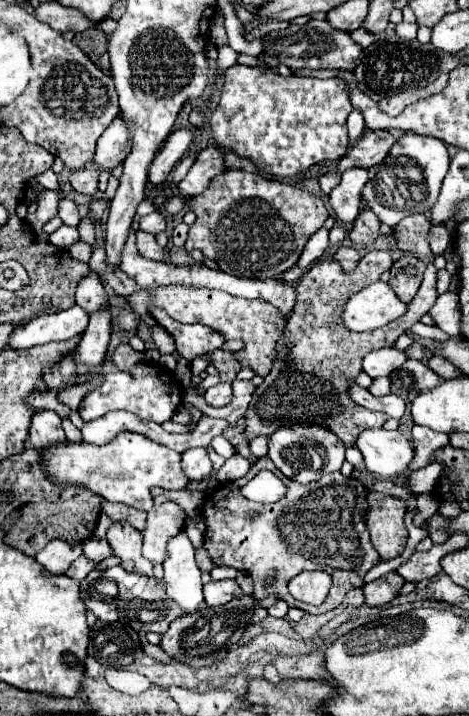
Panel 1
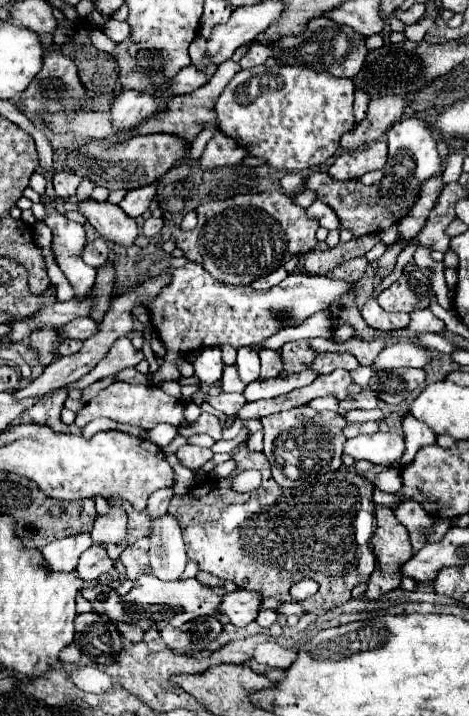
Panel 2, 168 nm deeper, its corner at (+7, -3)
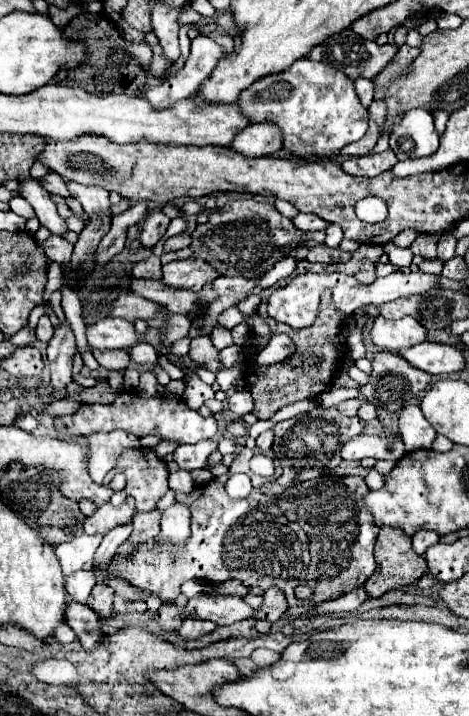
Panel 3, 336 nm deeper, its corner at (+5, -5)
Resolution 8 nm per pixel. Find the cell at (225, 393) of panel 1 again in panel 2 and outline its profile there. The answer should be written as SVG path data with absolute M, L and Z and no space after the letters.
M198 392L198 394L194 394L194 400L196 400L196 398L202 398L202 400L208 402L212 408L222 410L222 412L228 414L228 416L236 416L238 410L246 404L244 394L226 394L226 392L222 392L222 394L218 394L218 396L206 396L204 392Z

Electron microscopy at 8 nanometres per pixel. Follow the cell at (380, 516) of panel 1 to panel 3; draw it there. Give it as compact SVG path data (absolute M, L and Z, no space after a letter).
M382 526L380 528L374 556L376 556L376 564L378 564L378 574L372 574L368 578L368 584L364 586L364 590L372 598L378 598L378 596L382 596L394 588L414 584L426 574L426 560L412 550L410 536L406 536L400 528L394 528L394 526Z

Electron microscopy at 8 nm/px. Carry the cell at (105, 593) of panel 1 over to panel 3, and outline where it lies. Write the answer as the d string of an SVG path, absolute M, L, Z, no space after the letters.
M196 594L184 606L184 620L186 618L200 618L212 620L218 626L230 626L238 620L246 620L252 616L252 608L238 596L210 596L210 594Z

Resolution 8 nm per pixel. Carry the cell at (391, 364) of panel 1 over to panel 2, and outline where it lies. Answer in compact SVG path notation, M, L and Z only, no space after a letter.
M396 342L392 346L386 346L376 362L372 364L374 370L392 370L402 366L412 368L424 368L432 360L430 350L414 344L414 342Z

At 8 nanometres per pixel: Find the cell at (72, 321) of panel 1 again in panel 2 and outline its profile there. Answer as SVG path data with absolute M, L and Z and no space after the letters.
M76 318L70 324L58 328L58 334L62 338L76 338L76 340L84 340L90 338L92 334L96 334L98 330L98 322L92 322L92 318Z

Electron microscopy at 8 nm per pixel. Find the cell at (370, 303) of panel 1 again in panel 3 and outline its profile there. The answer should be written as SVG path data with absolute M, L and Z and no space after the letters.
M376 316L370 336L380 350L396 352L424 342L426 328L412 316L404 316L400 320L388 320L384 316Z

